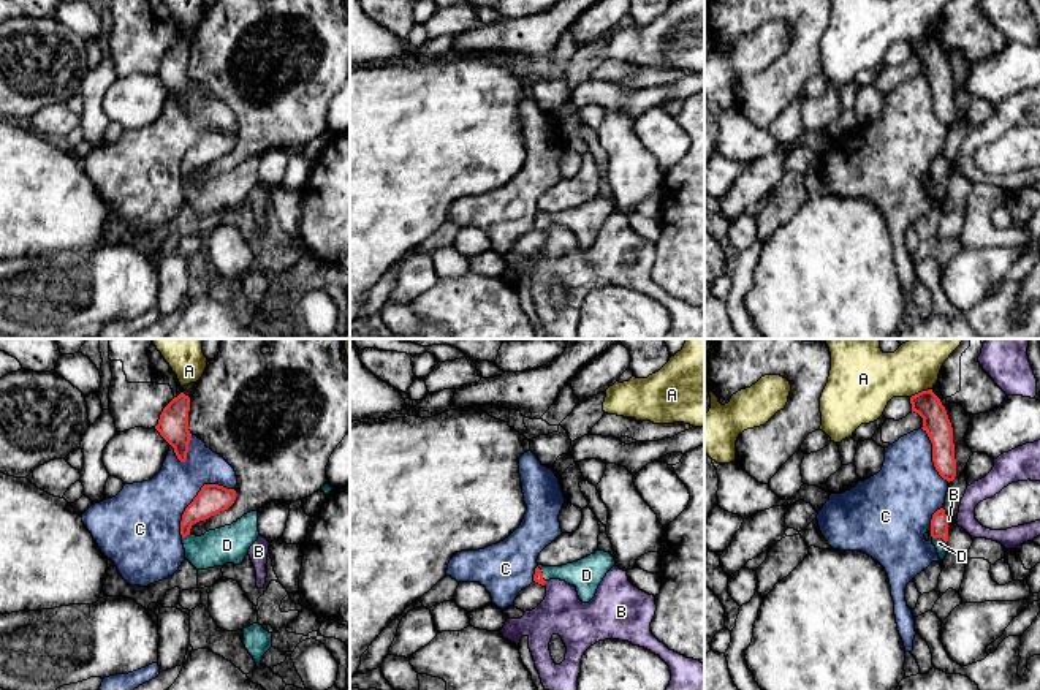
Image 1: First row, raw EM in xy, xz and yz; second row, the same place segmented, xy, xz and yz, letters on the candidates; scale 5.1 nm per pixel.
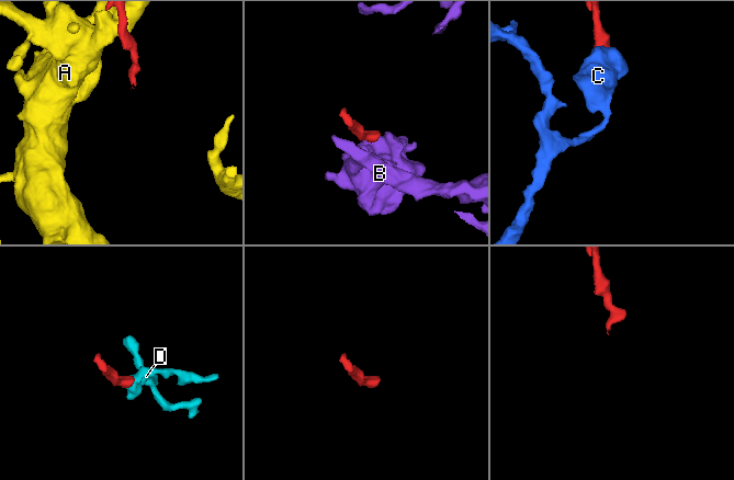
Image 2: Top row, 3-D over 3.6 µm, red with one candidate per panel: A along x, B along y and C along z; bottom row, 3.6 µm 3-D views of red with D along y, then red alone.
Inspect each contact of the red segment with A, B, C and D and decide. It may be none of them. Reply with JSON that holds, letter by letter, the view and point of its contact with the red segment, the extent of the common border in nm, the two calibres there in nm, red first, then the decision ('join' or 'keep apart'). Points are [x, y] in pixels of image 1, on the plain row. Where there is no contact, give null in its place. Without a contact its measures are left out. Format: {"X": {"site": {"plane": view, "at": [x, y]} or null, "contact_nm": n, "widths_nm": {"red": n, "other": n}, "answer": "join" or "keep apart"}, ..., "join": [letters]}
{"A": {"site": {"plane": "yz", "at": [922, 37]}, "contact_nm": 120, "widths_nm": {"red": 140, "other": 260}, "answer": "keep apart"}, "B": {"site": {"plane": "yz", "at": [947, 168]}, "contact_nm": 30, "widths_nm": {"red": 100, "other": 20}, "answer": "keep apart"}, "C": {"site": {"plane": "xy", "at": [197, 141]}, "contact_nm": 380, "widths_nm": {"red": 150, "other": 320}, "answer": "keep apart"}, "D": {"site": {"plane": "yz", "at": [939, 182]}, "contact_nm": 80, "widths_nm": {"red": 100, "other": 60}, "answer": "join"}, "join": ["D"]}

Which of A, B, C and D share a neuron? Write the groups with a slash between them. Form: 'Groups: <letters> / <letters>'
Groups: A / B / C / D

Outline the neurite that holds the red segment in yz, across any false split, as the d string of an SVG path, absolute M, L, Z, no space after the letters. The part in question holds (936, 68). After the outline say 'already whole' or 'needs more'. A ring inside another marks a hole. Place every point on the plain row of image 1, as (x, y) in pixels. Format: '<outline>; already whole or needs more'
M932 35L910 43L912 57L923 63L923 76L932 89L932 108L939 120L948 128L956 122L953 73L947 55Z; already whole

